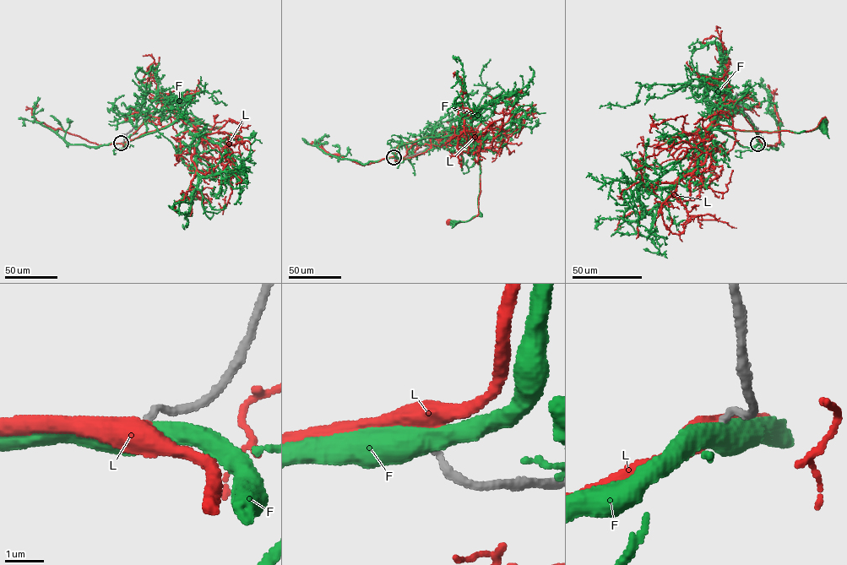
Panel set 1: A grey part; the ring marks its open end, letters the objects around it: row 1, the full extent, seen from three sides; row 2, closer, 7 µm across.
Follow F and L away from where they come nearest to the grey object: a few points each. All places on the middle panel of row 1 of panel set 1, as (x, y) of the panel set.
F: (393, 157), (402, 144), (429, 137), (455, 136), (463, 143), (476, 143), (481, 214), (453, 222)
L: (393, 157), (399, 146), (426, 137), (475, 142), (480, 171), (479, 214), (468, 220), (448, 222)

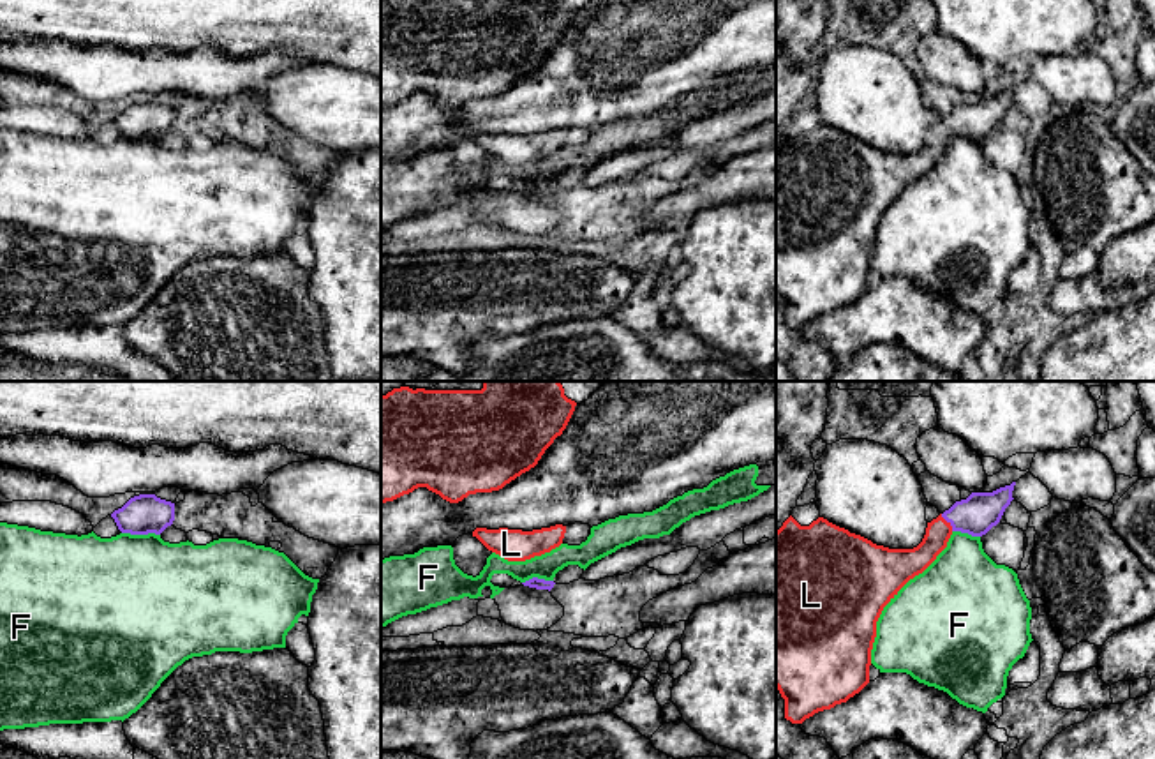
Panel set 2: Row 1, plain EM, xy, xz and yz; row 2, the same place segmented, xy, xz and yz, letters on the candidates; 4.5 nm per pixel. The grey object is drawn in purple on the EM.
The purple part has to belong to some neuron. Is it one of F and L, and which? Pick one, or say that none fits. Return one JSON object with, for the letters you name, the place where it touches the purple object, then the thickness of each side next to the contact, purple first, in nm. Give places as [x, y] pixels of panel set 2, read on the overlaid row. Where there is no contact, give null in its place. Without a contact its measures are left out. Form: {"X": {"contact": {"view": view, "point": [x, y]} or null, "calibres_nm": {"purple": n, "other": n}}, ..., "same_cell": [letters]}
{"L": {"contact": {"view": "yz", "point": [947, 521]}, "calibres_nm": {"purple": 180, "other": 130}}, "same_cell": ["L"]}

